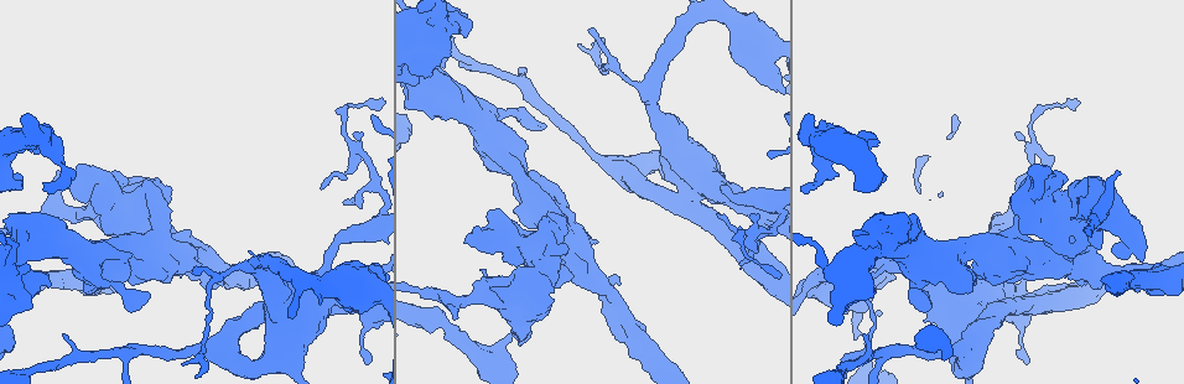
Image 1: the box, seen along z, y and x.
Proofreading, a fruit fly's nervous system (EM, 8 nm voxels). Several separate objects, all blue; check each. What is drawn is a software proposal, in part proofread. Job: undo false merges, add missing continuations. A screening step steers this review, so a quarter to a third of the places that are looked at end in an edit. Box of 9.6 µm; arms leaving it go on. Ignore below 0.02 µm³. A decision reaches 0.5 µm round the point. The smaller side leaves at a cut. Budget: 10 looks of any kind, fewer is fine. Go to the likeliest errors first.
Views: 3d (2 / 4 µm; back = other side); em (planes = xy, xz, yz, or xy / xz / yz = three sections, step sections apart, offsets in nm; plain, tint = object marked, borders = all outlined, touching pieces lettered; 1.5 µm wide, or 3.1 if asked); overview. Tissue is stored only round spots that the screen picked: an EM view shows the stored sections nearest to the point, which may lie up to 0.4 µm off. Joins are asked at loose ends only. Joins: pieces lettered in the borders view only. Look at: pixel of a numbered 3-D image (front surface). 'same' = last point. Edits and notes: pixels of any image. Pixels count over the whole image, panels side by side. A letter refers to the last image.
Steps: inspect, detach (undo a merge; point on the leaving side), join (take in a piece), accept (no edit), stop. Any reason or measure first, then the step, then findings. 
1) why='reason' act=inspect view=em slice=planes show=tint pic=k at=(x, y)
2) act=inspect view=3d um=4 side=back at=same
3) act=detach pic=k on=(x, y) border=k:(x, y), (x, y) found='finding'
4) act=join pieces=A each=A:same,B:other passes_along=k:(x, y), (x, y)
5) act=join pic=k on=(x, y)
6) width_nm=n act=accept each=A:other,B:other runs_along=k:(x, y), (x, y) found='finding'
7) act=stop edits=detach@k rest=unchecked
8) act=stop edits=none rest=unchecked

why='calibre changes' act=inspect view=3d um=4 pic=1 at=(1129, 242)

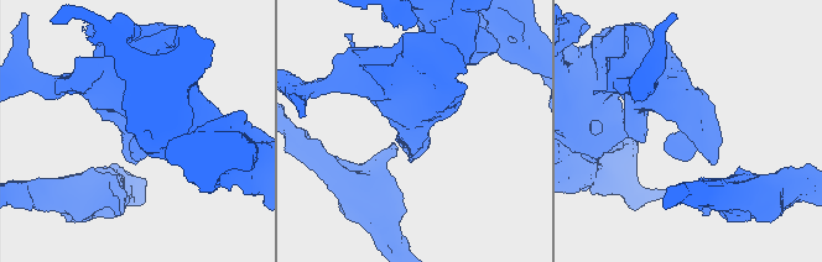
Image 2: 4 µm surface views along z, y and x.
why='now the EM' act=inspect view=em slice=xz step=8 show=tint pic=2 at=(692, 132)

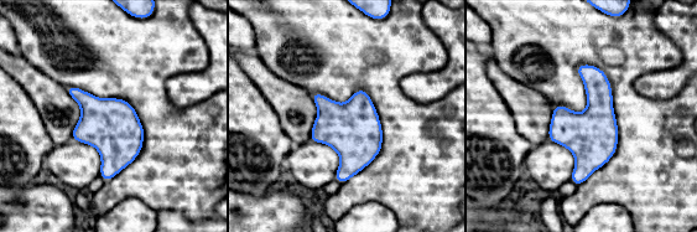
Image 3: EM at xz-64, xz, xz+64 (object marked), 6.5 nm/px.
why='another direction' act=inspect view=em slice=planes show=borders at=same

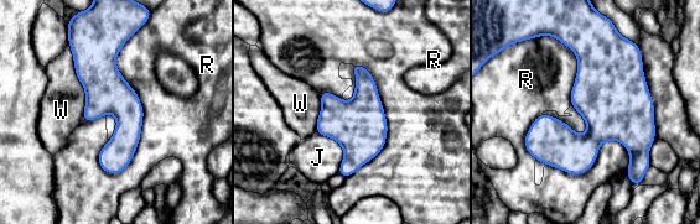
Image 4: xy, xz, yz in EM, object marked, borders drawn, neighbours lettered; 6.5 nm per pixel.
act=accept each=J:other,R:other,W:other runs_along=4:(104, 38), (104, 86), (124, 105), (115, 171) found='one cell here'

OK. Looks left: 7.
why='free end' act=inspect view=em slice=planes show=borders pic=1 at=(221, 283)

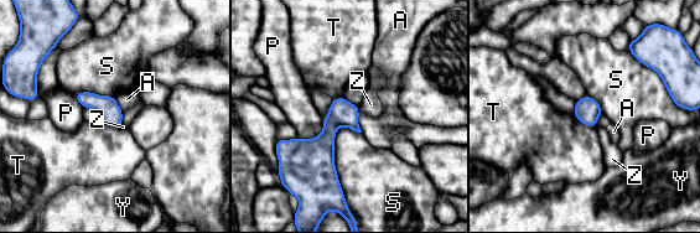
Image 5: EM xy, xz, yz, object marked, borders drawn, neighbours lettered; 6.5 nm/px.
act=accept each=A:other,P:other,S:other,T:other,Y:other,Z:other found='no lettered piece goes on from it'

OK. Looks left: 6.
why='branch stops here' act=inspect view=3d um=4 side=back pic=1 at=(863, 334)

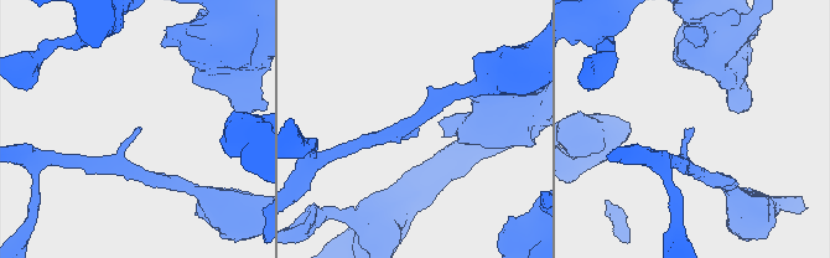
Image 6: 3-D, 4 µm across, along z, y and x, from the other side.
why='need the tissue' act=inspect view=em slice=planes show=borders pic=6 at=(414, 131)

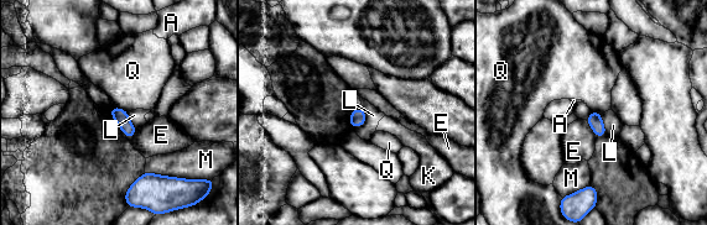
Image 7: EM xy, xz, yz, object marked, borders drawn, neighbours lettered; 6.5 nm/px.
longest_contact=M:220nm act=accept each=A:other,E:other,K:other,L:other,M:other,Q:other border=7:(362, 106), (365, 121), (354, 127) found='no lettered piece goes on from it'

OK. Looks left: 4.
why='tapers out' act=inspect view=em slice=planes show=borders pic=1 at=(588, 28)

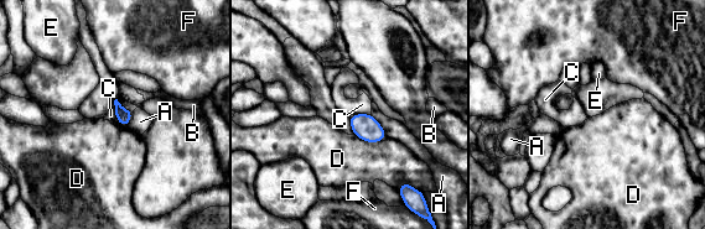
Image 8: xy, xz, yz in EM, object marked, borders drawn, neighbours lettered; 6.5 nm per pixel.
act=accept each=A:other,B:other,C:other,D:other,E:other,F:other border=8:(114, 99), (133, 112) found='none of them fits'

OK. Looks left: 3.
act=stop edits=none rest=unchecked

